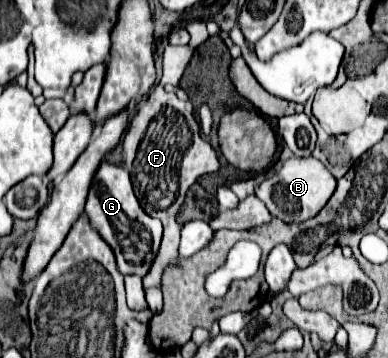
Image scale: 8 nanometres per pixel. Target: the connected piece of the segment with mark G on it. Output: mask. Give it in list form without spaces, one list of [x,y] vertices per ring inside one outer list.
[[[106,161],[100,165],[100,171],[96,173],[96,183],[92,183],[92,191],[88,193],[86,215],[90,219],[90,225],[98,231],[98,235],[112,247],[122,275],[144,277],[150,271],[152,261],[160,249],[164,227],[162,227],[160,219],[150,217],[142,209],[142,205],[134,193],[128,171],[124,171],[118,165],[106,163]]]

